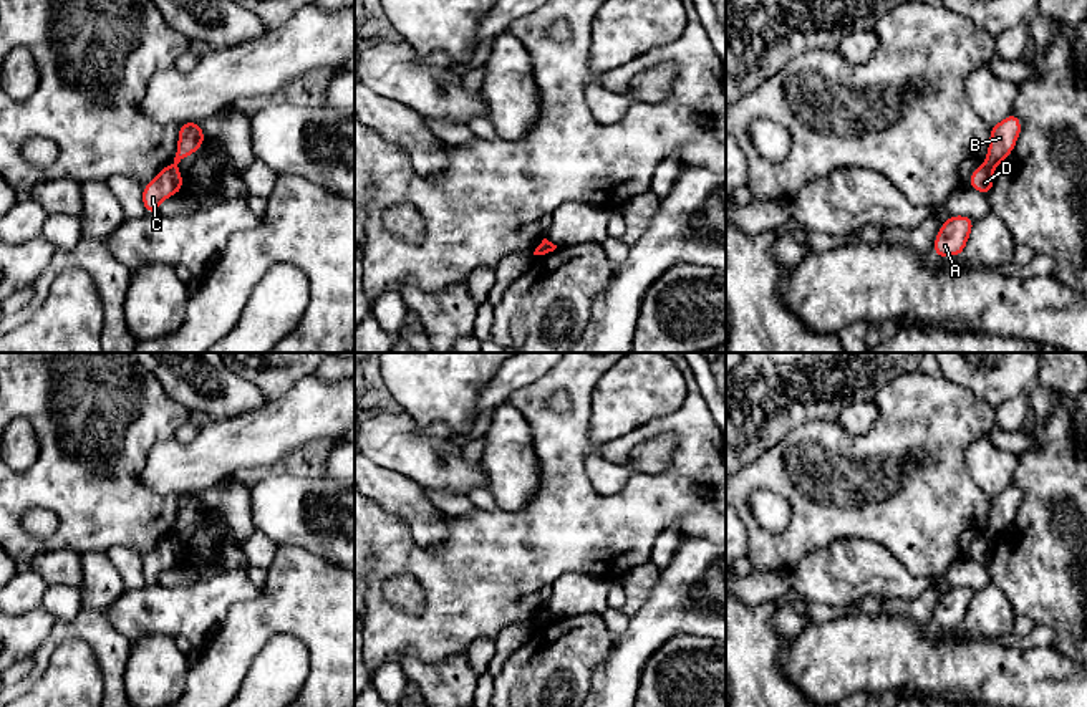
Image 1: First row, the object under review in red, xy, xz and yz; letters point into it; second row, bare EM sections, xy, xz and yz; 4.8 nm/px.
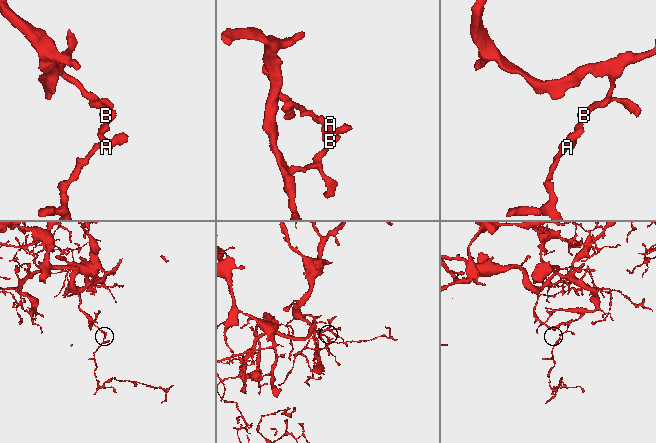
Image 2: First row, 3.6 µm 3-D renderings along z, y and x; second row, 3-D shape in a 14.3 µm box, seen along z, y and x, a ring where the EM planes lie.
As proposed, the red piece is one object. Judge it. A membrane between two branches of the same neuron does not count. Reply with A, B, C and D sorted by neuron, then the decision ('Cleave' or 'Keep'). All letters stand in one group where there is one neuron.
Groups: A C D / B. Cleave

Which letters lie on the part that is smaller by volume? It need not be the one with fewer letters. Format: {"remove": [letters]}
{"remove": ["A", "C", "D"]}

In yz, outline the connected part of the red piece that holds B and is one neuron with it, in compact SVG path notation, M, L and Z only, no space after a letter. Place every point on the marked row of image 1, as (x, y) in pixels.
M1011 113L999 124L989 126L989 132L991 142L984 166L994 169L1012 152L1014 144L1021 134L1021 118Z

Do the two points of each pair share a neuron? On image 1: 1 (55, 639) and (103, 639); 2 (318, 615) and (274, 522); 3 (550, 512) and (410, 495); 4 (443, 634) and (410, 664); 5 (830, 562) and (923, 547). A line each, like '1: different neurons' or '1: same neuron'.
1: same neuron
2: different neurons
3: different neurons
4: different neurons
5: different neurons

